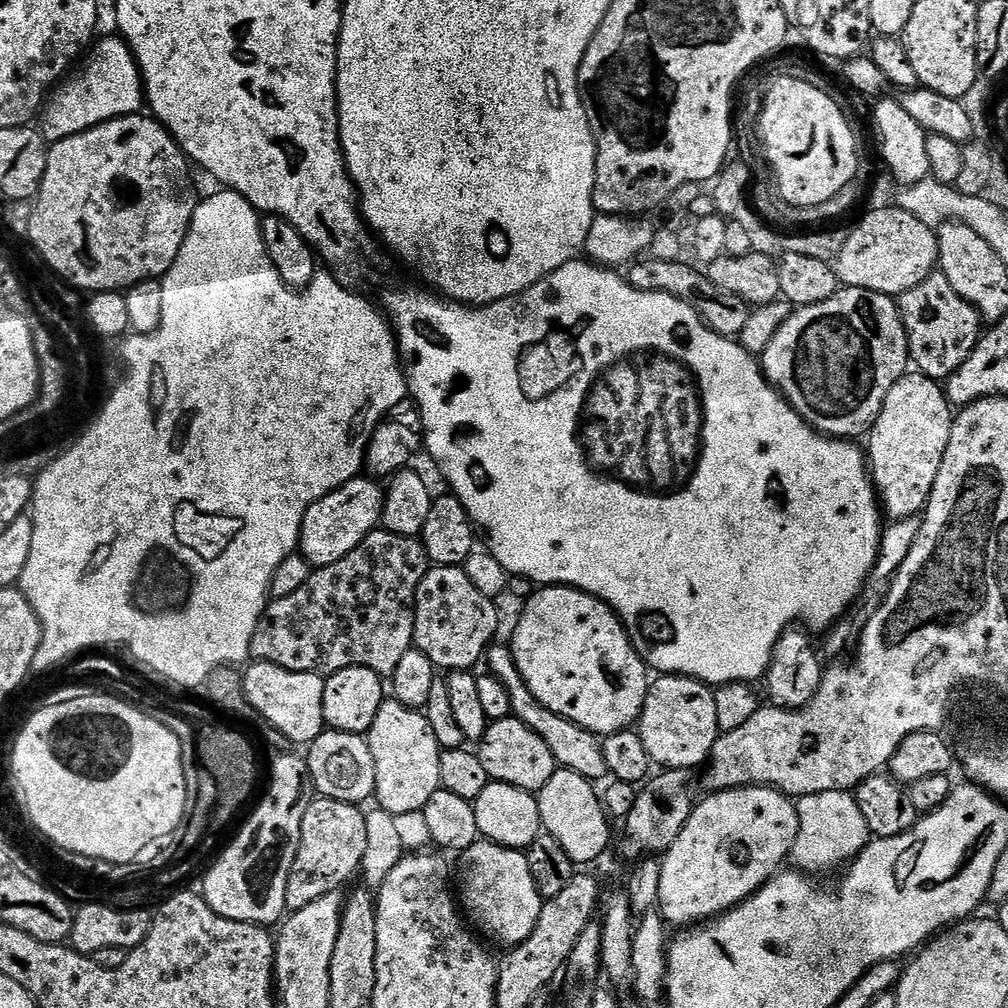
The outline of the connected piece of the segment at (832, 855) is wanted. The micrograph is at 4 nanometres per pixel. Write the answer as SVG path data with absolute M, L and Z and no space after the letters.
M851 791L823 792L801 796L796 800L798 810L798 838L792 847L791 859L796 860L795 867L805 874L820 874L831 868L843 869L849 862L855 860L857 854L868 845L870 833L866 826L866 818L862 818L862 810L858 810L858 802Z

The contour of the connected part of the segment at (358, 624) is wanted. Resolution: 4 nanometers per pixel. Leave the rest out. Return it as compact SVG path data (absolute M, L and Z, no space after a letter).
M383 530L371 532L358 547L350 550L350 554L346 554L346 558L342 558L325 568L315 569L306 582L306 586L302 586L302 590L294 590L294 594L286 594L286 598L278 598L269 603L268 607L264 609L264 615L261 616L258 626L254 630L254 638L250 642L249 653L251 659L262 664L282 666L282 670L309 672L325 678L333 676L338 670L346 670L347 668L369 668L379 674L381 678L391 678L394 670L398 670L398 662L402 662L402 657L407 652L413 651L416 591L422 582L422 578L428 573L429 567L430 561L427 552L417 537L403 536L402 534L394 534Z

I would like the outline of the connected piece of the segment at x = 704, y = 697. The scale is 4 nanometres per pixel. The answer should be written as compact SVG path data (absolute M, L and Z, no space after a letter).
M657 675L648 685L638 733L653 765L664 770L696 770L700 763L703 765L711 757L712 747L722 734L718 726L715 691L701 680L689 676Z

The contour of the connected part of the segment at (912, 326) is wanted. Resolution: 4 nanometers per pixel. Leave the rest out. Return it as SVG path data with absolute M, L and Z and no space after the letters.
M933 274L924 279L918 286L914 286L910 291L905 292L899 297L898 307L900 310L900 321L904 323L904 333L908 335L908 354L913 365L916 364L923 375L928 376L931 380L944 382L949 376L954 374L956 370L968 358L976 348L982 337L982 321L980 313L976 311L974 306L970 306L970 302L966 302L966 298L962 298L958 294L958 290L954 290L954 286L950 286L950 282L942 274Z

